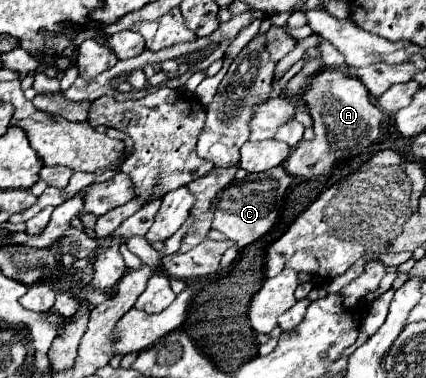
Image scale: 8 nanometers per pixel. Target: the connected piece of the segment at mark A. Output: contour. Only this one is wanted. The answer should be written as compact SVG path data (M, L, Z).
M324 69L312 77L312 83L304 91L302 99L314 119L314 139L300 143L288 157L284 167L290 175L316 177L330 173L344 153L364 153L378 139L382 111L370 103L368 91L364 91L364 85L358 79L352 79L340 71Z

